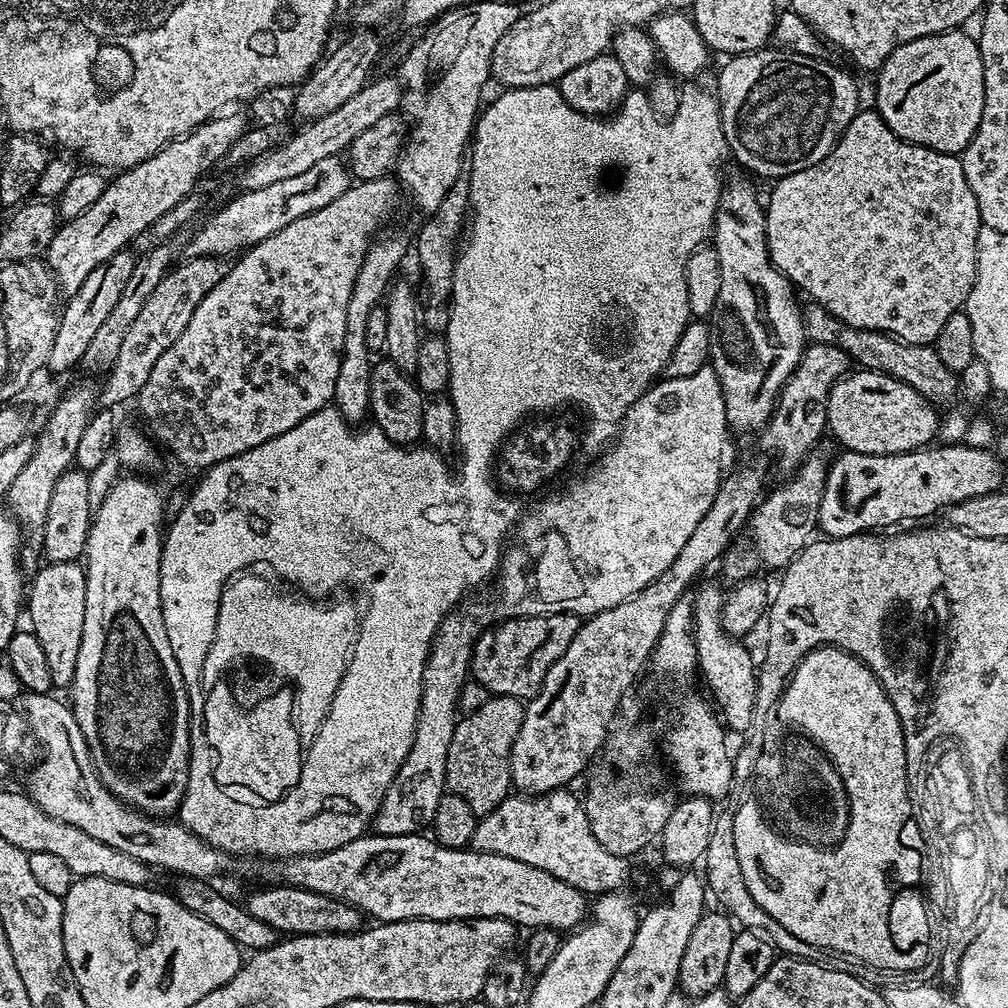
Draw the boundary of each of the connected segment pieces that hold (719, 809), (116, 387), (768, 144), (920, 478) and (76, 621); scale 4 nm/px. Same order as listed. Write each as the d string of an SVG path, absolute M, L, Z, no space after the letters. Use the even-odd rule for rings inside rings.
M731 795L724 796L715 805L714 815L712 818L712 829L710 830L710 842L706 842L706 850L702 857L702 876L706 881L706 888L709 893L716 895L716 900L721 909L741 929L751 930L760 933L767 938L783 955L795 956L798 960L812 960L814 956L813 949L809 948L802 938L794 938L786 926L774 922L754 898L750 898L750 890L746 890L746 882L742 878L742 866L738 866L738 854L734 854L734 800Z
M194 256L185 261L185 264L177 263L162 282L158 282L154 294L150 294L146 306L142 306L138 313L134 326L130 326L122 350L118 350L118 358L103 377L104 389L101 387L98 392L101 405L112 406L108 404L120 404L131 396L132 399L139 397L142 386L146 386L146 378L150 378L150 370L154 370L154 362L174 346L178 334L186 330L186 322L190 322L194 310L198 310L198 302L202 302L202 298L226 278L230 267L229 261L219 256Z
M779 50L743 52L741 56L723 61L725 64L720 72L718 107L720 125L724 128L731 159L736 159L742 167L760 176L779 178L798 170L806 170L806 166L814 166L826 158L826 154L835 146L861 107L860 92L851 74L826 61L818 56L803 56L797 52Z
M941 443L939 446L925 446L914 452L900 452L896 456L871 456L841 451L841 456L828 465L828 477L818 510L819 531L825 537L835 538L858 536L869 530L888 530L891 529L888 528L891 524L900 524L903 520L920 520L939 508L940 511L946 510L951 504L957 504L966 498L978 498L982 494L1001 491L1005 487L1005 465L999 455L995 451L987 452L984 448L975 448L968 443Z
M80 562L45 563L31 577L31 580L26 592L26 616L27 619L28 616L32 619L30 631L38 638L38 643L46 654L53 689L71 689L74 670L78 670L78 650L82 647L82 626L86 622L85 565Z

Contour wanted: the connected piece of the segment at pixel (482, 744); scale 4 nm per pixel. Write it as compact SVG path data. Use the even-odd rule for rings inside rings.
M489 695L478 710L457 719L454 738L446 758L446 788L451 795L466 798L477 817L494 810L512 788L512 747L522 726L525 705L512 696Z

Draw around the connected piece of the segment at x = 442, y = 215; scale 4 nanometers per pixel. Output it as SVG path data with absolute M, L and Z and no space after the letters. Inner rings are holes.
M457 186L452 188L438 202L438 210L434 210L427 217L428 220L420 228L420 233L414 240L416 260L420 263L420 276L424 279L424 296L422 292L422 324L429 333L444 334L448 331L452 303L452 279L456 273L456 256L454 251L456 238L461 237L462 229L470 216L470 194L467 187Z

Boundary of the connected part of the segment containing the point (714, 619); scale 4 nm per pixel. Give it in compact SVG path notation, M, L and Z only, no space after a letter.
M716 584L695 585L691 593L694 602L692 621L696 627L696 663L699 675L704 675L712 696L716 699L715 707L720 707L719 715L729 729L736 732L750 729L752 707L756 697L757 661L752 661L748 653L747 643L741 642L737 637L726 634L722 626L722 606L724 605L725 589Z

